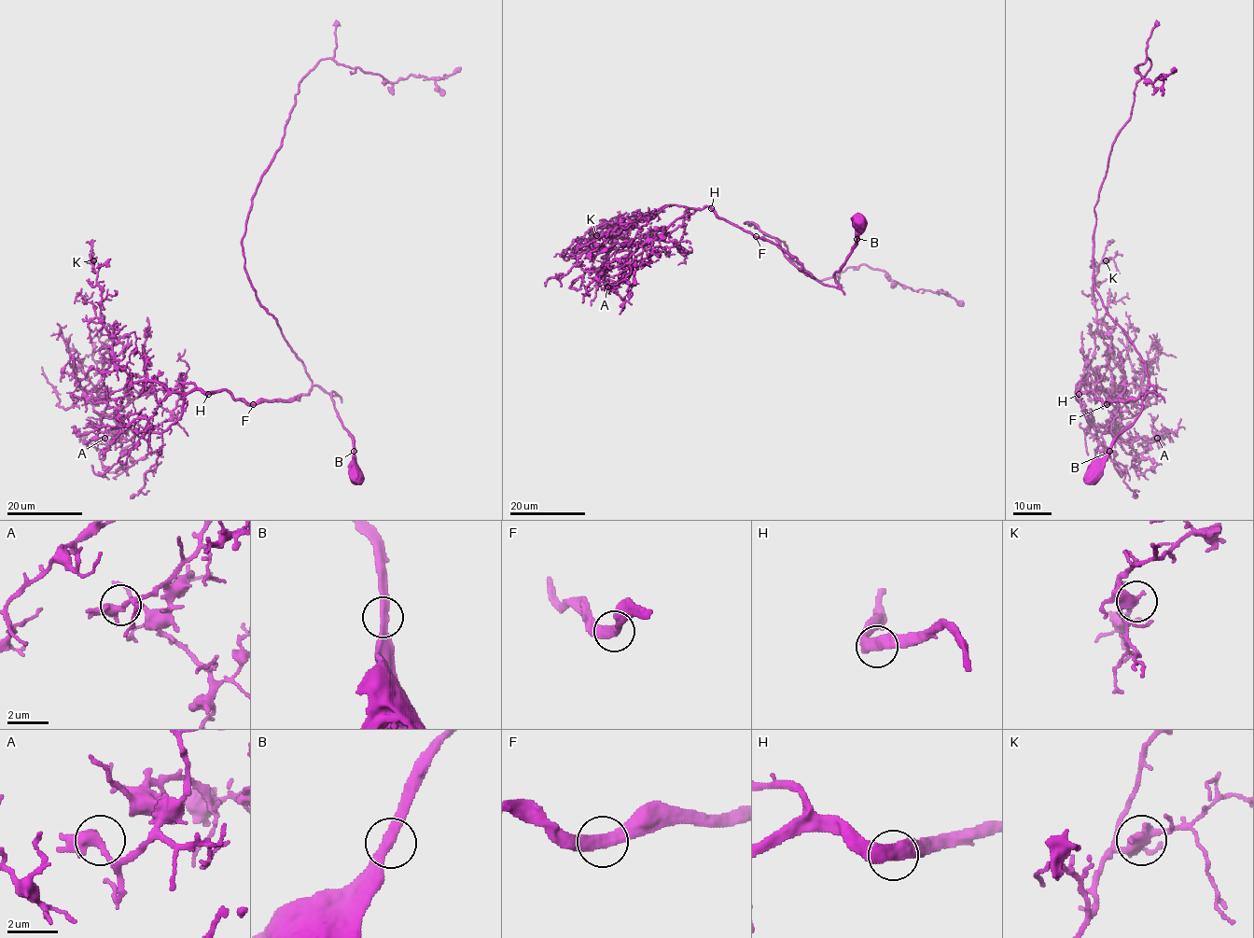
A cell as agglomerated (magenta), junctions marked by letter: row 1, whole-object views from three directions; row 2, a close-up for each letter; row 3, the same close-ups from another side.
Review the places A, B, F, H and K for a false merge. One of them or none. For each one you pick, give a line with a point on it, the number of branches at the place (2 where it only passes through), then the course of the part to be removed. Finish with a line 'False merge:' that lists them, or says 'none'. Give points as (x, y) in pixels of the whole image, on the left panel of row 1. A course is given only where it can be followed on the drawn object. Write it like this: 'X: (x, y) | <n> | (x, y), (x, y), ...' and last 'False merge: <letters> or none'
False merge: none

